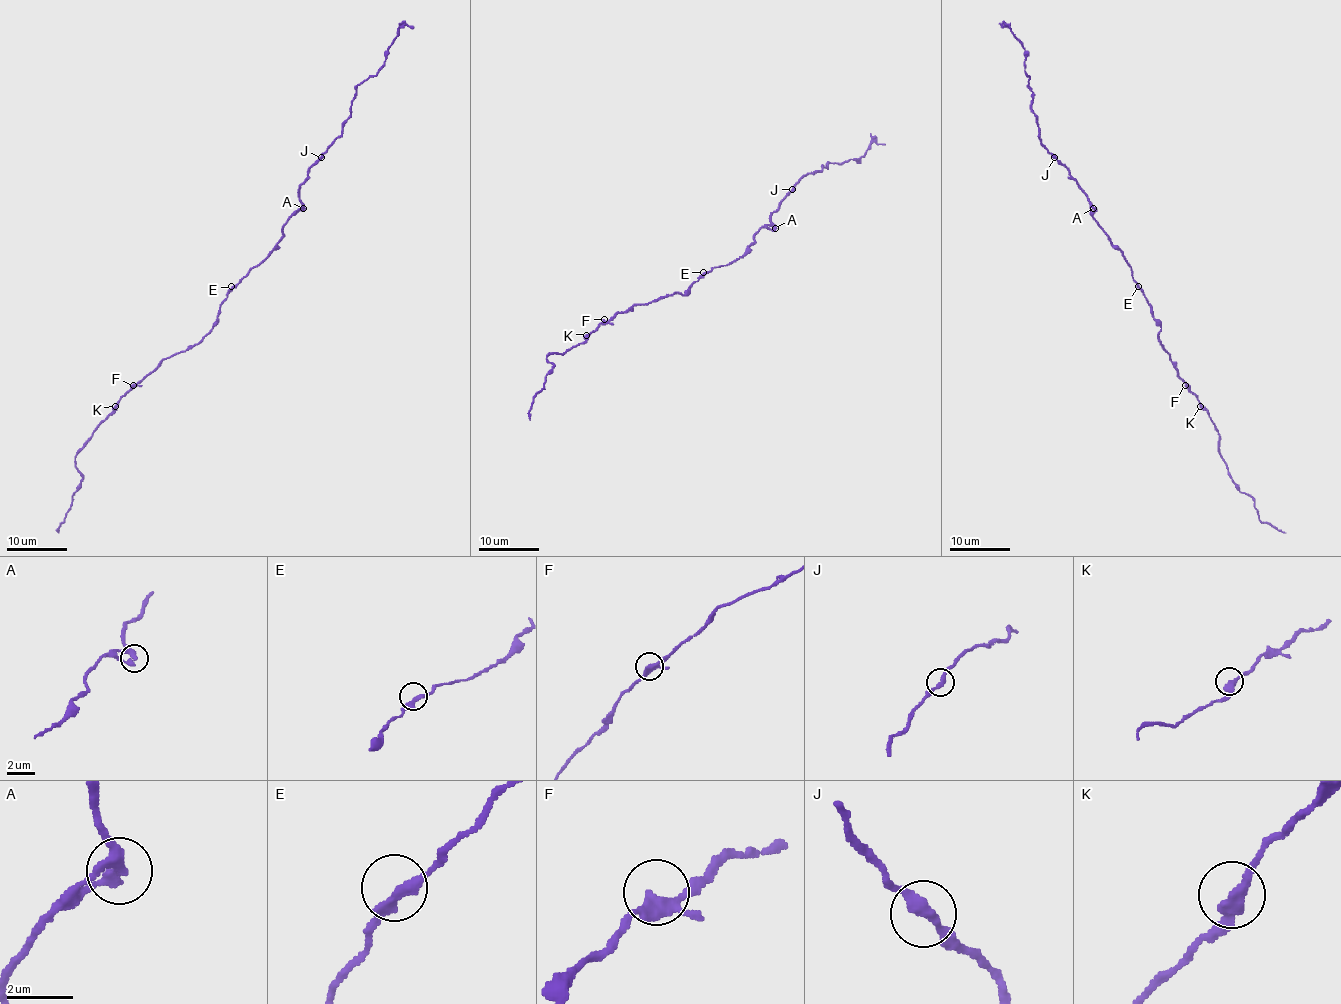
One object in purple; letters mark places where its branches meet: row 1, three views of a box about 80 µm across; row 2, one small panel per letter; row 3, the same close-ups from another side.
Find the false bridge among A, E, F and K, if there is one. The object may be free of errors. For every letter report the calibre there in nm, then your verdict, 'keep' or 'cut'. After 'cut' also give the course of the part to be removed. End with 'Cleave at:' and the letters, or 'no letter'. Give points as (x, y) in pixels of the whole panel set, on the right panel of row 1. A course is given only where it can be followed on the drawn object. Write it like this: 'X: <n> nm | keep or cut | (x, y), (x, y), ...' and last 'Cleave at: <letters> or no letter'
A: 280 nm | keep
E: 260 nm | keep
F: 280 nm | keep
K: 360 nm | keep
Cleave at: no letter

